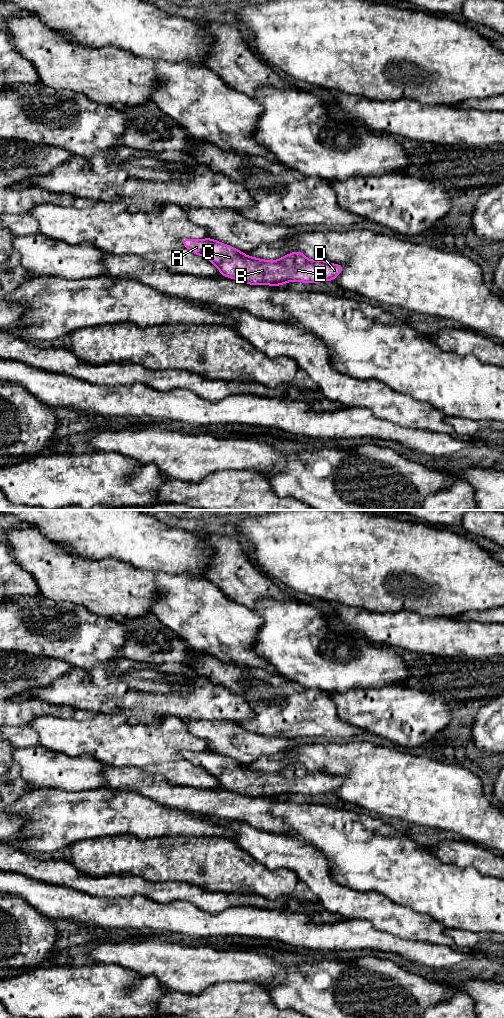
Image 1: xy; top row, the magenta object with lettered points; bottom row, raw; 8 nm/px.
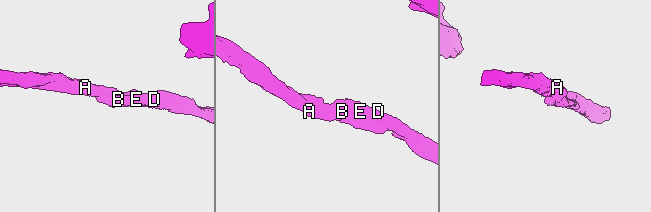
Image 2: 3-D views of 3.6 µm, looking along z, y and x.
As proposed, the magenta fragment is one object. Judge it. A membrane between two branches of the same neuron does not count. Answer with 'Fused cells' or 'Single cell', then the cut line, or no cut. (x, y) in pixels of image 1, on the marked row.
Single cell. No split

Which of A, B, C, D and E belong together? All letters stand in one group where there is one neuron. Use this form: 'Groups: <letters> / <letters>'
Groups: A B C D E

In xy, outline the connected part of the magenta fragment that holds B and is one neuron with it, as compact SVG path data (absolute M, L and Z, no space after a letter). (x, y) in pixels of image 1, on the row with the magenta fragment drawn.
M211 238L182 239L184 247L193 254L213 263L221 275L251 285L278 286L287 282L319 283L332 281L343 270L342 265L324 260L309 260L295 251L280 259L269 261L246 256L238 249Z

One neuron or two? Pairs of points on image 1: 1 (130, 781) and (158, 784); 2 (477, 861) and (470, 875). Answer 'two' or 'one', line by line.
1: one
2: two

